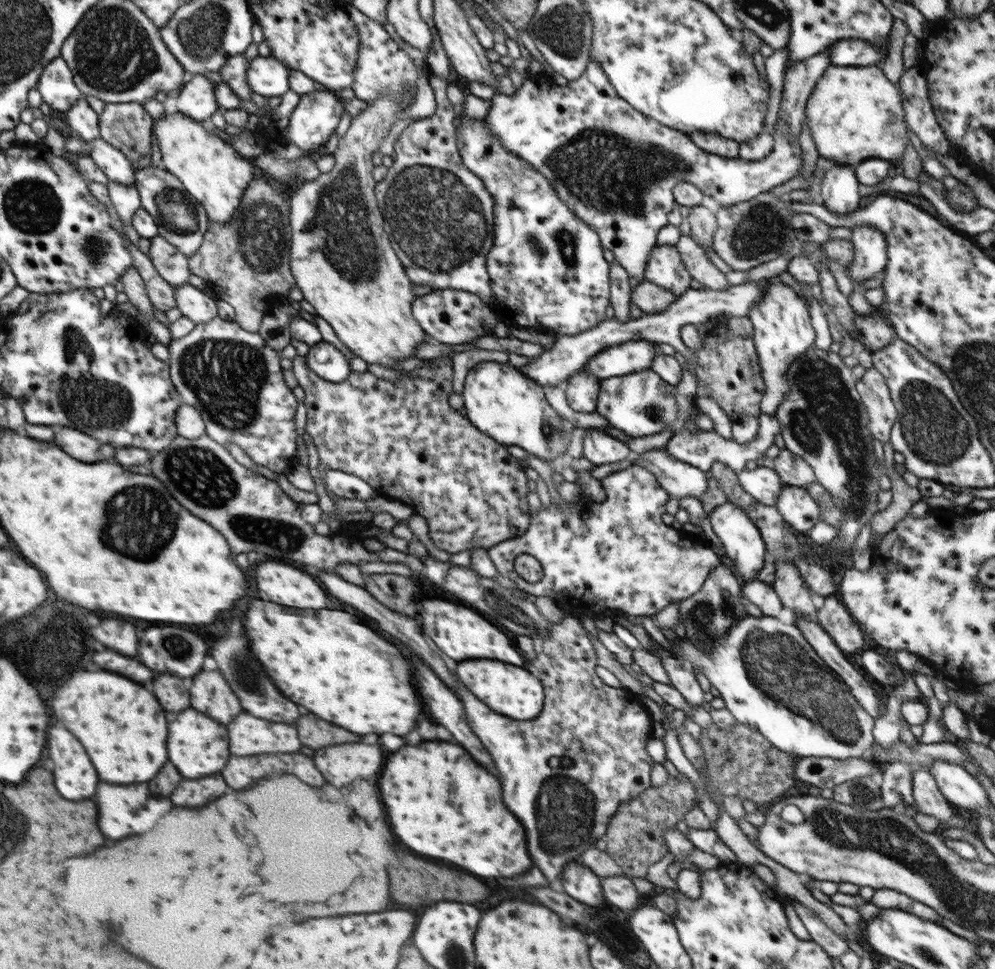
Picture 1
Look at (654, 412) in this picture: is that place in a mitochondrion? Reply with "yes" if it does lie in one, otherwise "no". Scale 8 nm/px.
yes

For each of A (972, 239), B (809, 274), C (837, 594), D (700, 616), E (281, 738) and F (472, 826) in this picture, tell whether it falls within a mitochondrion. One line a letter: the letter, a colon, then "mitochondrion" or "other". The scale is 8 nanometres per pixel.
A: other
B: other
C: other
D: mitochondrion
E: other
F: other

